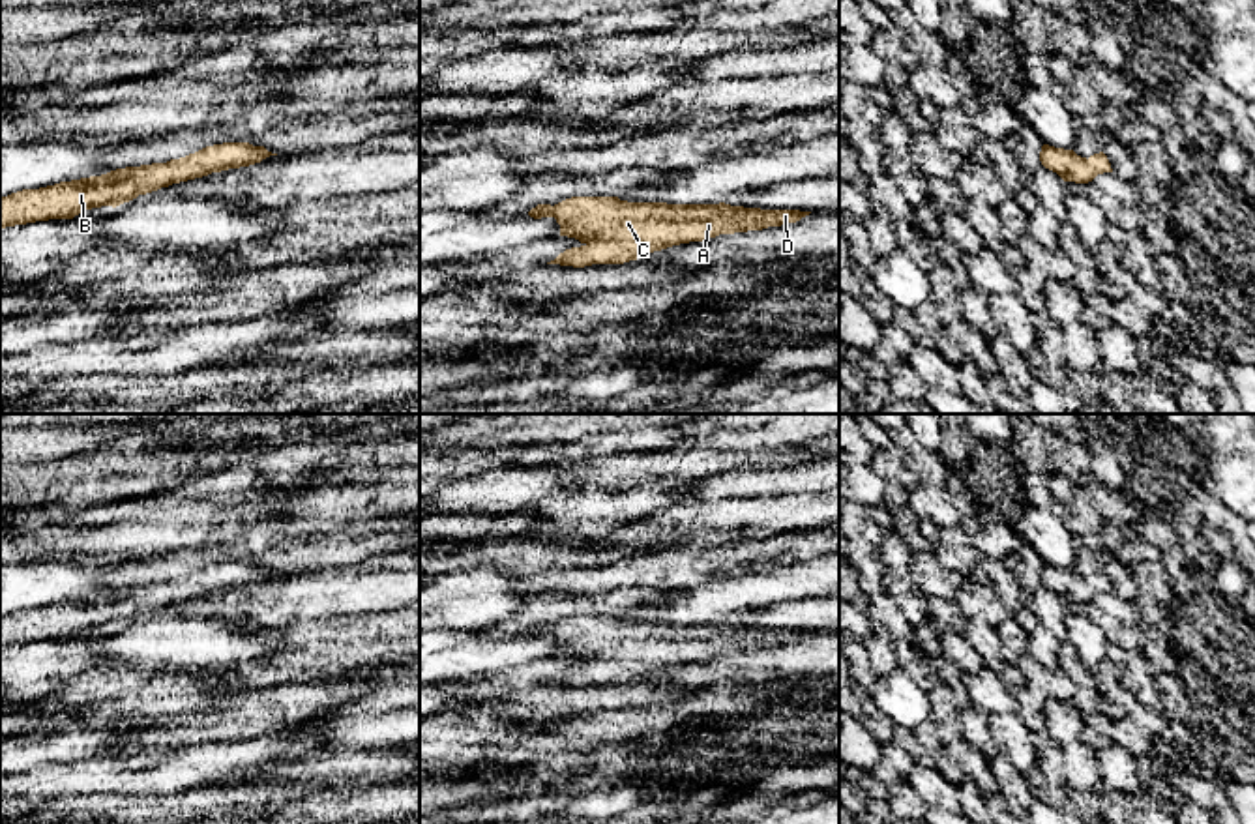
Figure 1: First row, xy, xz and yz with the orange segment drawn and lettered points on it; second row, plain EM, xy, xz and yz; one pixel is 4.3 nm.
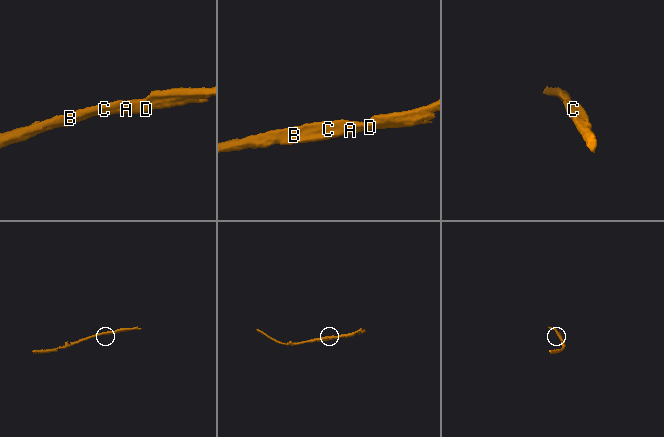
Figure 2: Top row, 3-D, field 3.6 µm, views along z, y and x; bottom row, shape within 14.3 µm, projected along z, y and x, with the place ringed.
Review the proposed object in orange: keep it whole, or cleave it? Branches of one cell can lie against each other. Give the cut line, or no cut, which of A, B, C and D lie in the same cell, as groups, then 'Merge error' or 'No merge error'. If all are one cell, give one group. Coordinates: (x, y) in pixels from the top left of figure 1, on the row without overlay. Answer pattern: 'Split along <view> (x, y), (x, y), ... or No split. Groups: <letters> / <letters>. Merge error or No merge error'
No split. Groups: A B C D. No merge error

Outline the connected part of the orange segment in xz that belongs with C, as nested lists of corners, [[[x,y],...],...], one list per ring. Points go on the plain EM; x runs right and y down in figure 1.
[[[571,616],[554,625],[538,624],[528,631],[534,639],[554,637],[560,644],[560,655],[583,663],[547,682],[573,687],[624,684],[680,663],[796,642],[809,633],[744,627],[725,622],[628,622],[618,616]]]

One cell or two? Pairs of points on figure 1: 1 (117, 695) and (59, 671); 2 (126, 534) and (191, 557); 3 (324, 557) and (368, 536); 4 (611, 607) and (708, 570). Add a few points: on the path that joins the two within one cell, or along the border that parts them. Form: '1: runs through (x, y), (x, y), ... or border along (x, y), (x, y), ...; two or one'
1: border along (100, 665), (70, 678), (36, 701); two
2: border along (154, 553), (118, 564); two
3: runs through (336, 549), (356, 542); one
4: border along (613, 588), (677, 592); two

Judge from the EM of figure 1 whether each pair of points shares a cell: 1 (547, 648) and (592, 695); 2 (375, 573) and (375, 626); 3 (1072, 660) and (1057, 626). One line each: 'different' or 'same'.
1: different
2: different
3: different

